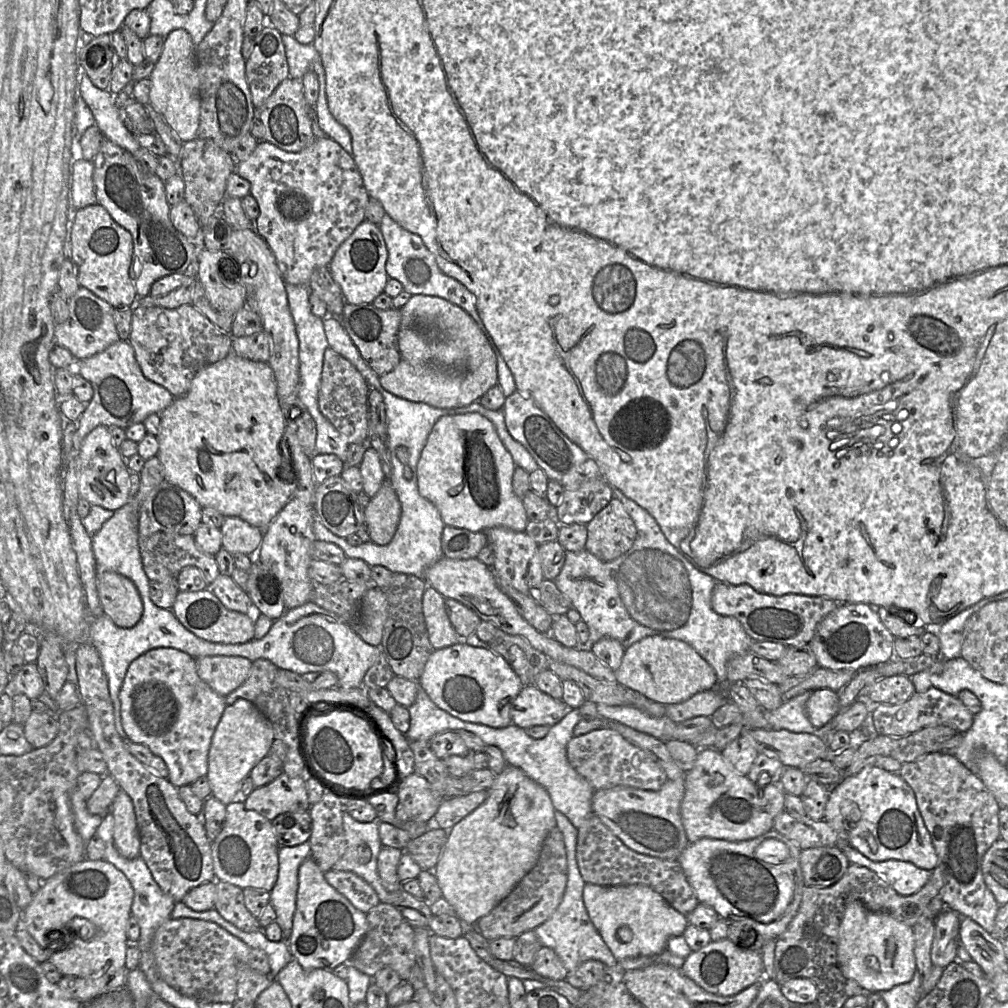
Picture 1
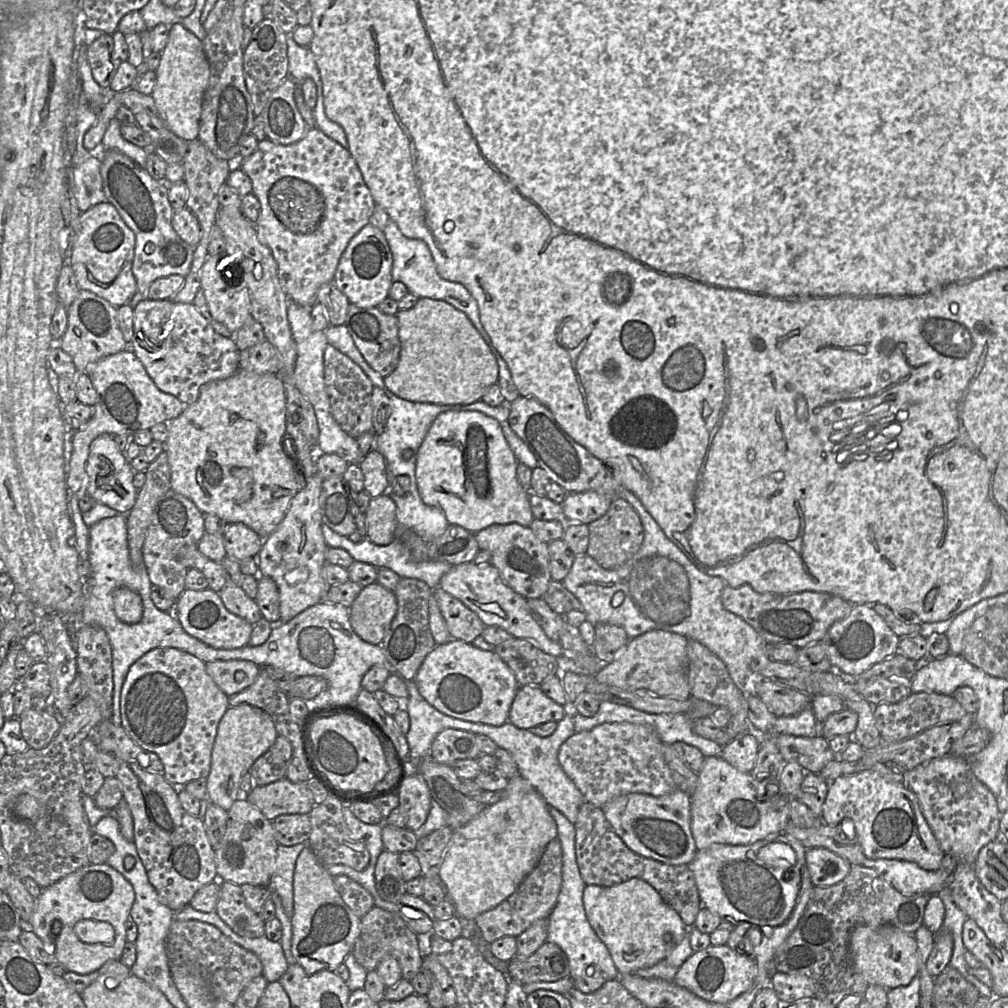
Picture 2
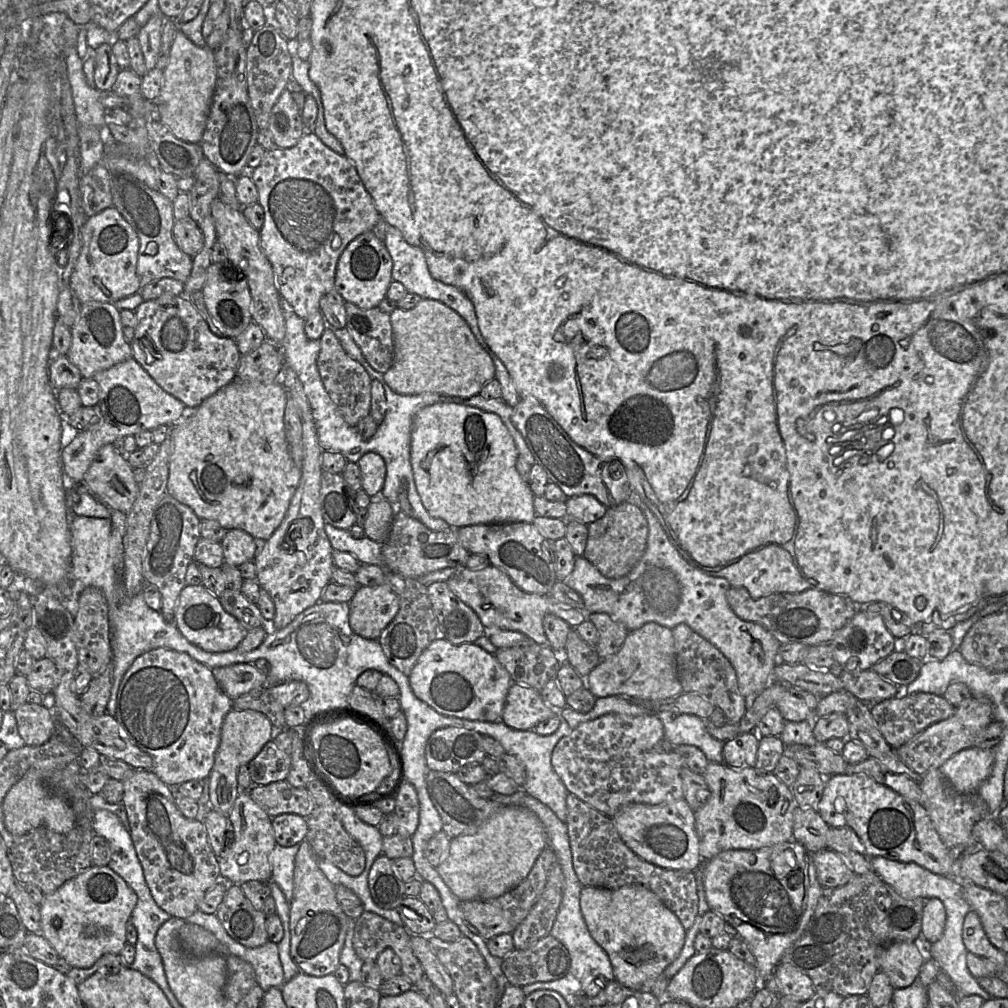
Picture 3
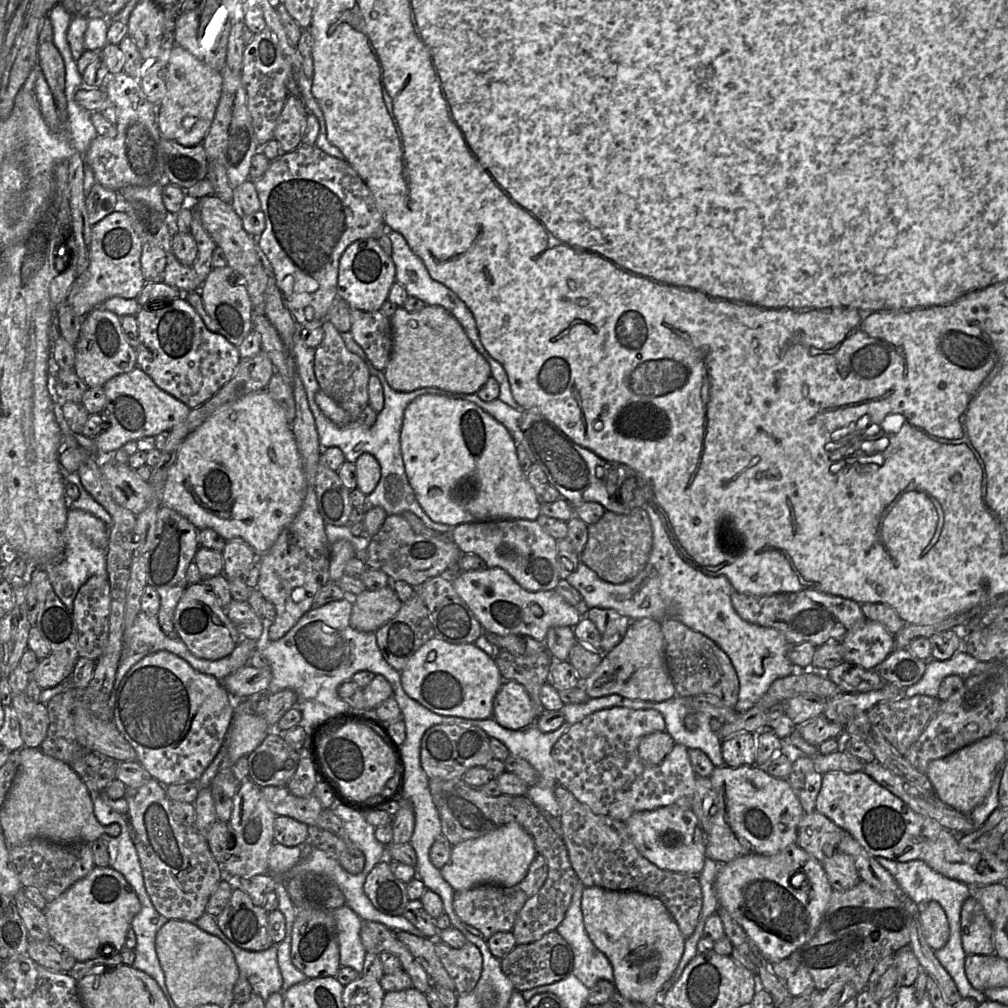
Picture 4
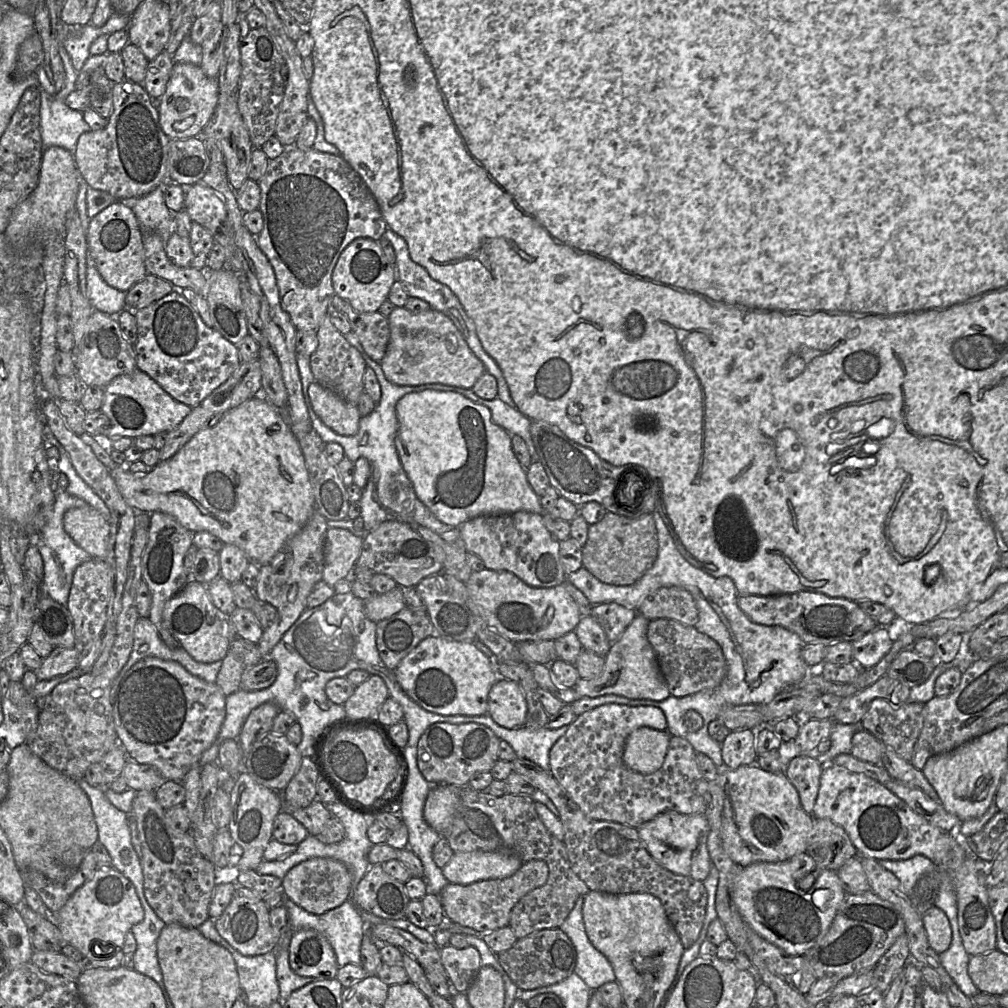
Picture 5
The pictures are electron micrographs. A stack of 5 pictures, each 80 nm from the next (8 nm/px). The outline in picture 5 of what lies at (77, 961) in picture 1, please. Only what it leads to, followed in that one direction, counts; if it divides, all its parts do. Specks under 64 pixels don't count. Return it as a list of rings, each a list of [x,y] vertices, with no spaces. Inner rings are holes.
[[[97,869],[92,878],[78,888],[65,905],[56,914],[51,916],[59,927],[64,944],[72,945],[84,957],[105,959],[107,956],[99,955],[99,953],[107,954],[108,951],[102,951],[102,949],[106,948],[101,948],[101,946],[114,945],[114,950],[121,949],[127,933],[131,931],[133,926],[143,920],[144,910],[134,885],[127,877],[116,869]]]

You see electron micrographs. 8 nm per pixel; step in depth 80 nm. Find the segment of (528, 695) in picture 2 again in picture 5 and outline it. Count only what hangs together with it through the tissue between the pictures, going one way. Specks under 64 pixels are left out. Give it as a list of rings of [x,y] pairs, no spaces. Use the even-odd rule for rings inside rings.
[[[508,679],[496,681],[488,694],[488,714],[501,727],[522,727],[526,720],[527,702],[521,687]]]

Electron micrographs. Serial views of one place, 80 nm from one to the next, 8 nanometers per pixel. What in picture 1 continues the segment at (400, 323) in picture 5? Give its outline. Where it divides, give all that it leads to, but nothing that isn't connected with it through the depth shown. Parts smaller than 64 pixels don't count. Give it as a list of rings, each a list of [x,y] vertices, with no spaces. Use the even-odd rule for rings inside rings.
[[[421,294],[411,296],[399,311],[401,313],[401,325],[398,332],[398,348],[401,360],[394,370],[379,376],[380,383],[385,390],[402,399],[425,403],[435,408],[458,408],[479,401],[489,389],[497,385],[497,358],[479,326],[466,311],[443,298]],[[417,321],[426,322],[442,330],[436,339],[428,340],[429,342],[447,340],[448,345],[457,345],[460,348],[460,353],[463,355],[460,368],[458,365],[453,365],[452,368],[443,368],[440,365],[411,365],[405,360],[412,358],[412,356],[408,356],[407,352],[425,351],[427,339],[415,328]]]

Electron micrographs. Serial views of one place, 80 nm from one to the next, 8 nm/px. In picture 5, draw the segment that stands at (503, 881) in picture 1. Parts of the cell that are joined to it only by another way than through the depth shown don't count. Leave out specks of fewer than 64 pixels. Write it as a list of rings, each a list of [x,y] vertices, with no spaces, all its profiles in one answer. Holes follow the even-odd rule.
[[[511,851],[454,852],[442,873],[449,883],[468,885],[482,880],[508,878],[522,864],[519,856]]]

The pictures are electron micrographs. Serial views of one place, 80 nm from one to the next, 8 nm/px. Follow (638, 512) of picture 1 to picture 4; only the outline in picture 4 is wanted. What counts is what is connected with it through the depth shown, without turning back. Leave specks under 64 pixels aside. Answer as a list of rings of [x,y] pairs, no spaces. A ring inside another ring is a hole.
[[[651,503],[643,505],[642,508],[645,509],[651,520],[653,546],[645,567],[635,577],[621,584],[613,584],[602,580],[596,572],[580,561],[577,569],[566,580],[582,594],[589,608],[613,609],[631,620],[645,617],[658,621],[664,619],[679,620],[689,628],[710,638],[728,655],[737,673],[739,693],[735,709],[738,712],[749,709],[763,696],[774,680],[793,674],[796,670],[788,658],[790,643],[783,634],[774,628],[744,621],[731,603],[733,587],[728,578],[706,575],[684,561],[678,553],[659,512]]]

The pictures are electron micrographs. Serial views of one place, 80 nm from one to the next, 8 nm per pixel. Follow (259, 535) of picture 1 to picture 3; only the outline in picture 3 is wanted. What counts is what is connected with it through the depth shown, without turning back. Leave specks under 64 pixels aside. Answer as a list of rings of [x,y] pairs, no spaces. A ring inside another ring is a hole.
[[[241,529],[227,530],[221,544],[224,563],[234,567],[253,561],[260,547],[253,536]]]

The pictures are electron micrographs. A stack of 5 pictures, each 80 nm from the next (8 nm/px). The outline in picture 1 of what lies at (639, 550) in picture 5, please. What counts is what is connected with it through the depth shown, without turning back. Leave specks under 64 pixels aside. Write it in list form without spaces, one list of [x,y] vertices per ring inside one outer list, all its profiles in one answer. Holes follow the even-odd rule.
[[[615,497],[586,527],[585,549],[603,562],[612,561],[627,552],[637,537],[632,518]]]

